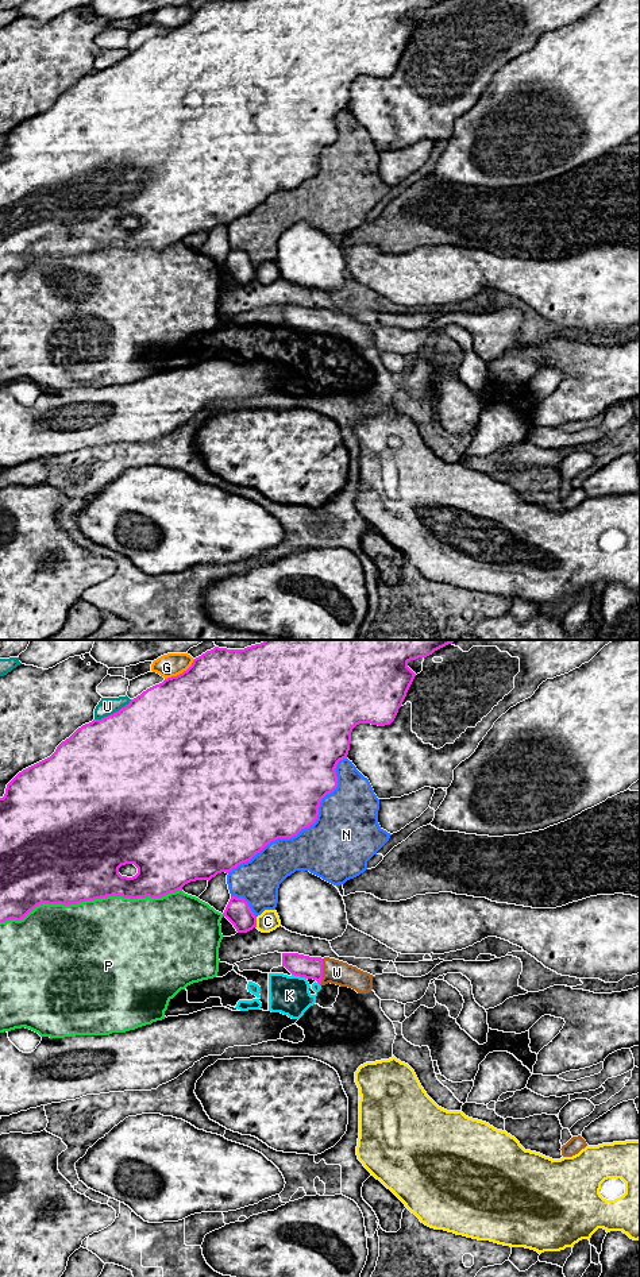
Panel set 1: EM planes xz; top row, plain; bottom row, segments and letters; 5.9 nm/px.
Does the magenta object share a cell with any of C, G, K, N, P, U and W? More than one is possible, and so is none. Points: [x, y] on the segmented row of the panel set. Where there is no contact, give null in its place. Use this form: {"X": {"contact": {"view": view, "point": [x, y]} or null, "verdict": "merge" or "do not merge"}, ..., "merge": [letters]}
{"C": {"contact": {"view": "xz", "point": [255, 922]}, "verdict": "do not merge"}, "G": {"contact": {"view": "xz", "point": [180, 674]}, "verdict": "do not merge"}, "K": {"contact": {"view": "xz", "point": [299, 975]}, "verdict": "do not merge"}, "N": {"contact": {"view": "xz", "point": [304, 828]}, "verdict": "do not merge"}, "P": {"contact": {"view": "xz", "point": [91, 899]}, "verdict": "do not merge"}, "U": {"contact": {"view": "xz", "point": [114, 713]}, "verdict": "do not merge"}, "W": {"contact": {"view": "xz", "point": [322, 972]}, "verdict": "merge"}, "merge": ["W"]}

